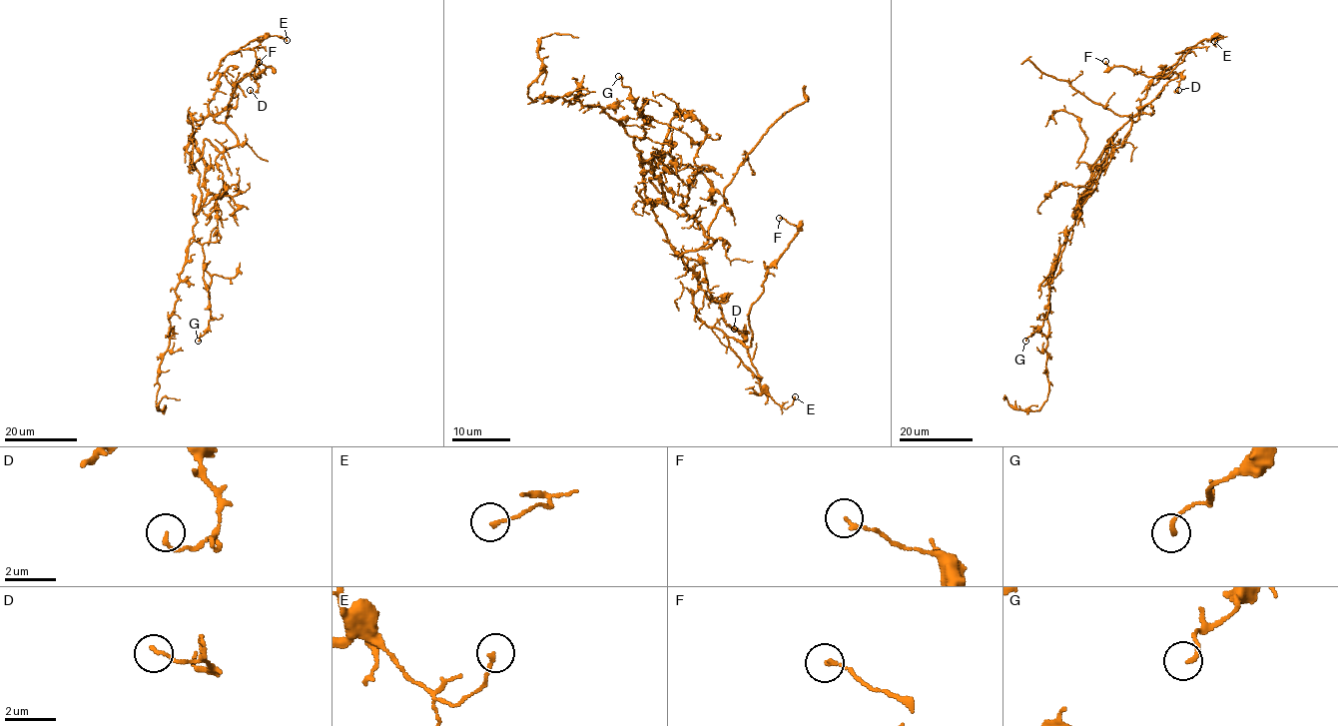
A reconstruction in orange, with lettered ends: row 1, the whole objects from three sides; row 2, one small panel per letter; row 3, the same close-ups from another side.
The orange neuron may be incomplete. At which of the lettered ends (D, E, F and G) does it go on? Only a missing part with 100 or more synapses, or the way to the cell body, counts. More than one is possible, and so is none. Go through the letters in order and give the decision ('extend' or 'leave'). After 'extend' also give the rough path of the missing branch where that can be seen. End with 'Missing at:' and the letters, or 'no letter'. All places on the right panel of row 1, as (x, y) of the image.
D: leave
E: leave
F: leave
G: leave
Missing at: no letter

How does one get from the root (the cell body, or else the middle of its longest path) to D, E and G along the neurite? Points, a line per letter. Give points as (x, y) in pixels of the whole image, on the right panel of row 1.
D: (1090, 179), (1095, 161), (1111, 137), (1179, 73), (1178, 90)
E: (1090, 179), (1110, 139), (1138, 112), (1150, 82), (1187, 48), (1214, 41)
G: (1090, 179), (1081, 214), (1069, 231), (1060, 261), (1050, 276), (1047, 317), (1025, 341)

